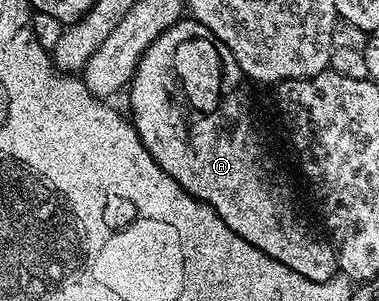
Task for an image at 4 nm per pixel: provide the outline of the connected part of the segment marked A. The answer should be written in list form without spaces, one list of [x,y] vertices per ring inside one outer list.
[[[181,19],[166,30],[158,39],[148,44],[147,51],[140,56],[136,73],[127,90],[132,104],[130,120],[138,131],[146,151],[197,201],[206,202],[216,214],[246,243],[258,247],[278,263],[290,267],[298,275],[314,283],[326,283],[337,276],[336,250],[327,236],[315,233],[308,221],[296,210],[288,189],[276,181],[264,154],[264,145],[256,134],[252,113],[248,105],[240,101],[244,93],[240,88],[246,84],[244,72],[238,67],[234,55],[209,29],[198,20]]]

